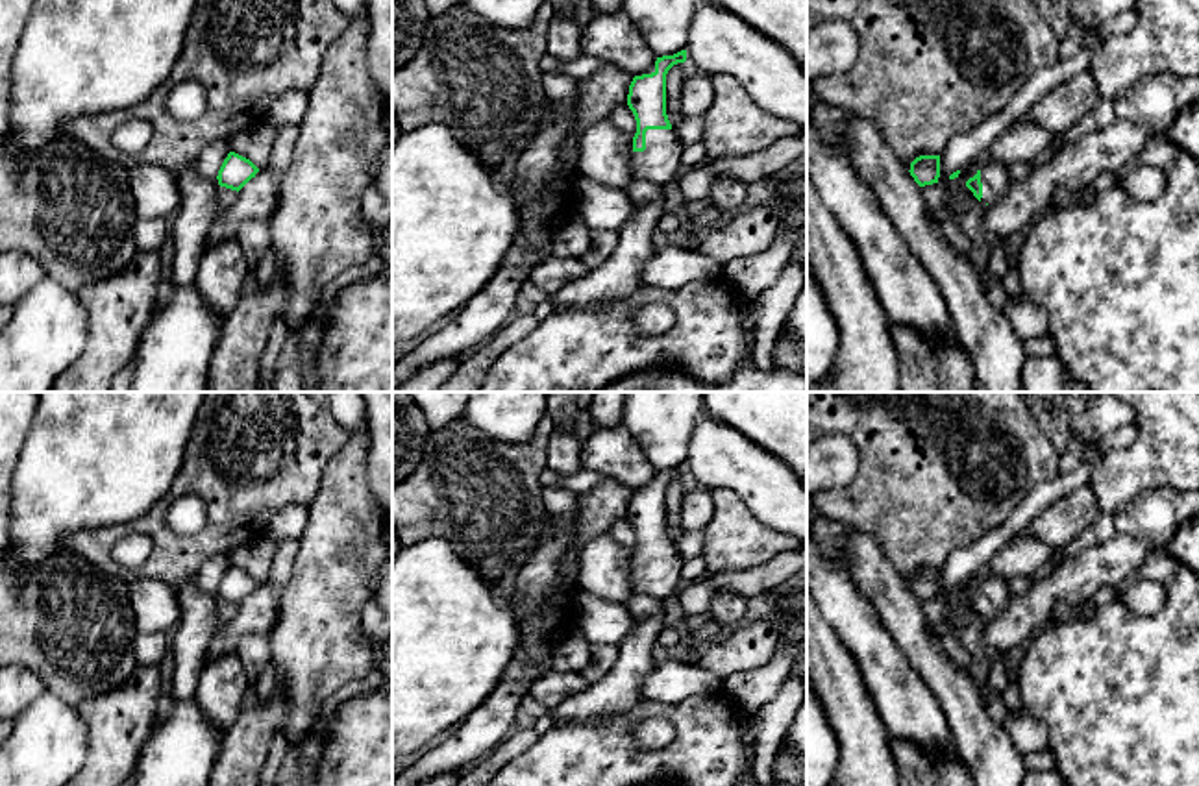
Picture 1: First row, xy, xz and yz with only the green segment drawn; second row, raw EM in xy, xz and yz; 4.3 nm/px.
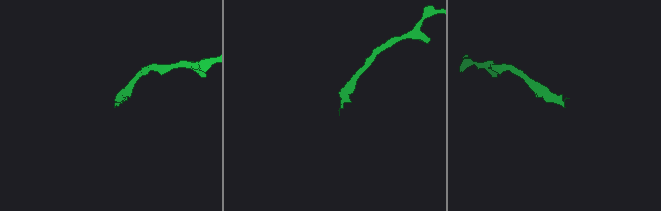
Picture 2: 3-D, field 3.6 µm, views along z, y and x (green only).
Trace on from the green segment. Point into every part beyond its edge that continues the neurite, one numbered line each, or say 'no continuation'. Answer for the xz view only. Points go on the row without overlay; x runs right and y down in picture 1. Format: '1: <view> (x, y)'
1: xz (661, 574)

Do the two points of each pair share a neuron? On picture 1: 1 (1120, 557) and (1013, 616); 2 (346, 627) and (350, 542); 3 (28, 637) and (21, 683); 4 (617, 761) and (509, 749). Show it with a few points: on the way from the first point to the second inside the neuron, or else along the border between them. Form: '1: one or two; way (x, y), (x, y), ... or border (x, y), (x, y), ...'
1: one; way (1094, 568), (1075, 581), (1053, 587), (1038, 601)
2: one; way (346, 607), (346, 563)
3: two; border (19, 663), (45, 688)
4: two; border (541, 735), (504, 766)

